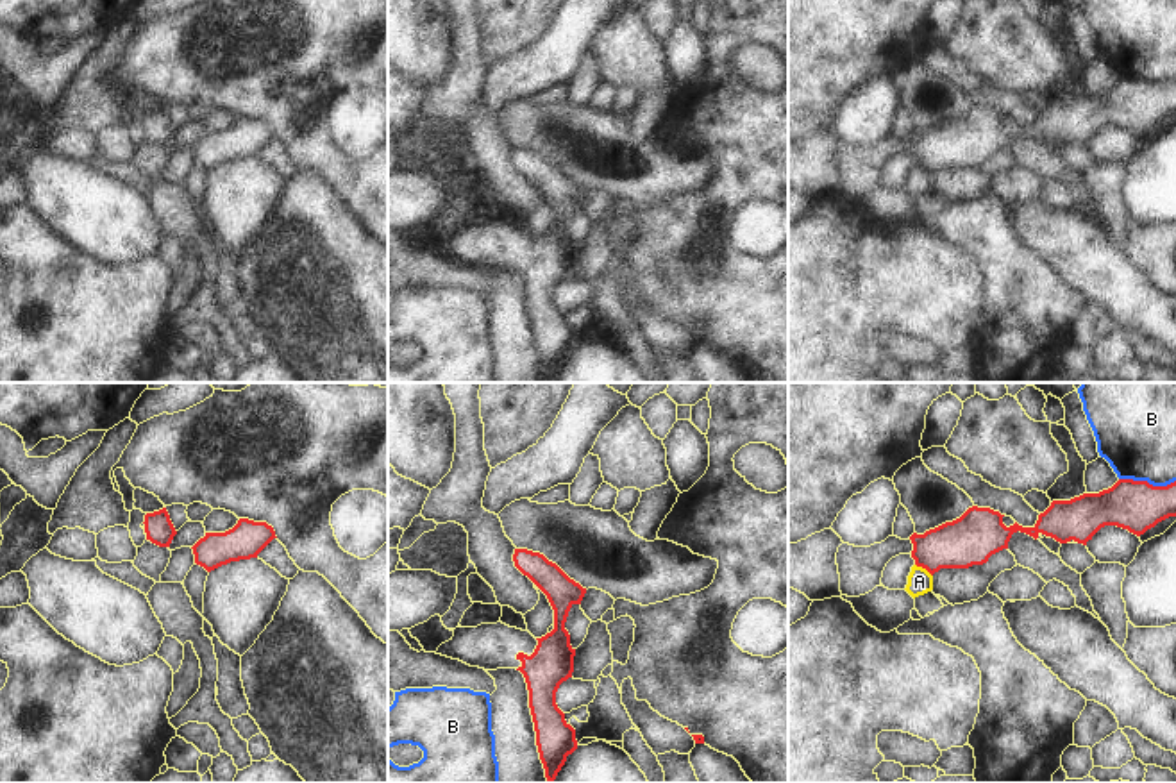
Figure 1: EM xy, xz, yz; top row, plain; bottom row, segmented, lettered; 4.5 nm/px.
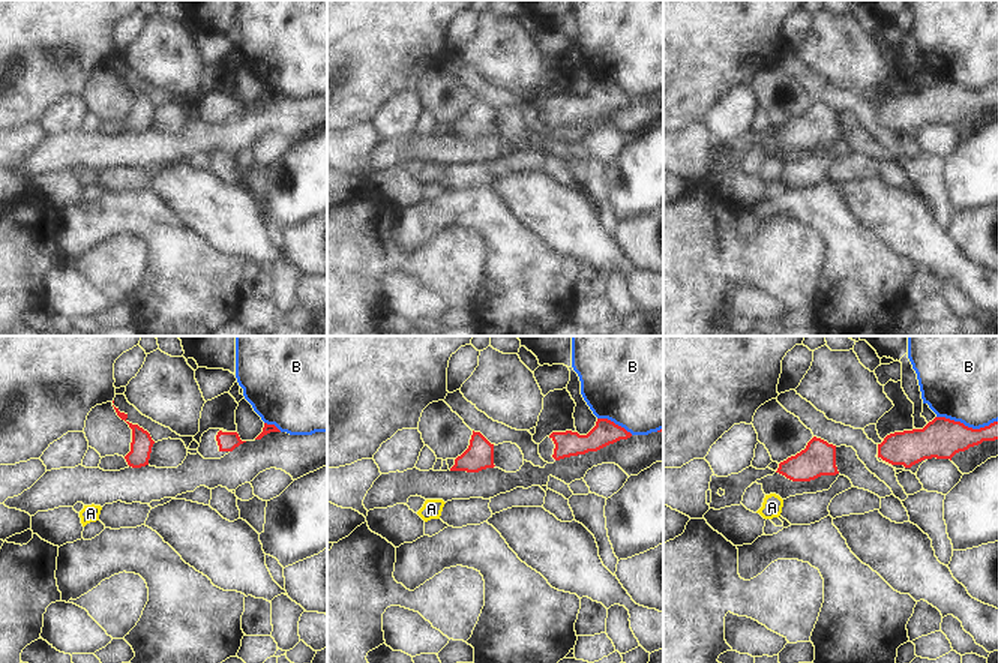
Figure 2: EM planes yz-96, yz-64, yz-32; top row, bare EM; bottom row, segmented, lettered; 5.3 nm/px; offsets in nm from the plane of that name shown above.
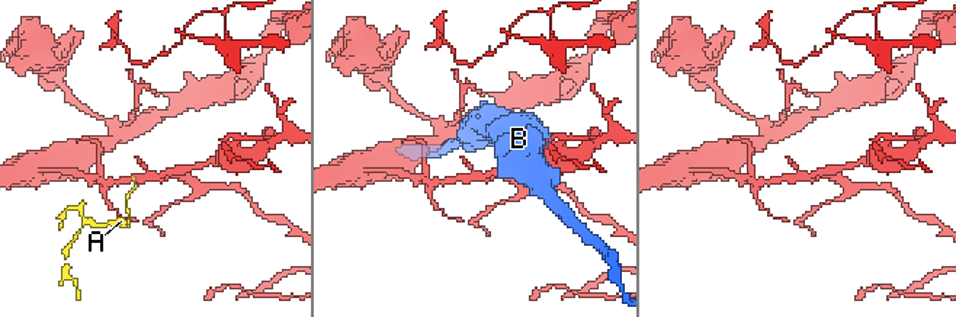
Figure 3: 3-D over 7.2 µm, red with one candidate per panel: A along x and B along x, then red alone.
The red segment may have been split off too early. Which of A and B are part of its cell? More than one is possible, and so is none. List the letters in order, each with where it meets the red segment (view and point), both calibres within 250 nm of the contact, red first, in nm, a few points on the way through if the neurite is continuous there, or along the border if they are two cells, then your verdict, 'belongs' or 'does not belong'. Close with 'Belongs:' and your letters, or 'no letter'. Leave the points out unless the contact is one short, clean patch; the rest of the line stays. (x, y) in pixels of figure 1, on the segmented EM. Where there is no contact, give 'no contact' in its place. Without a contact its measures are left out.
A: contact yz (924, 567); calibres 220 and 110 nm; border yz (915, 564), (932, 576); does not belong
B: contact yz (1148, 483); calibres 220 and 360 nm; does not belong
Belongs: no letter

